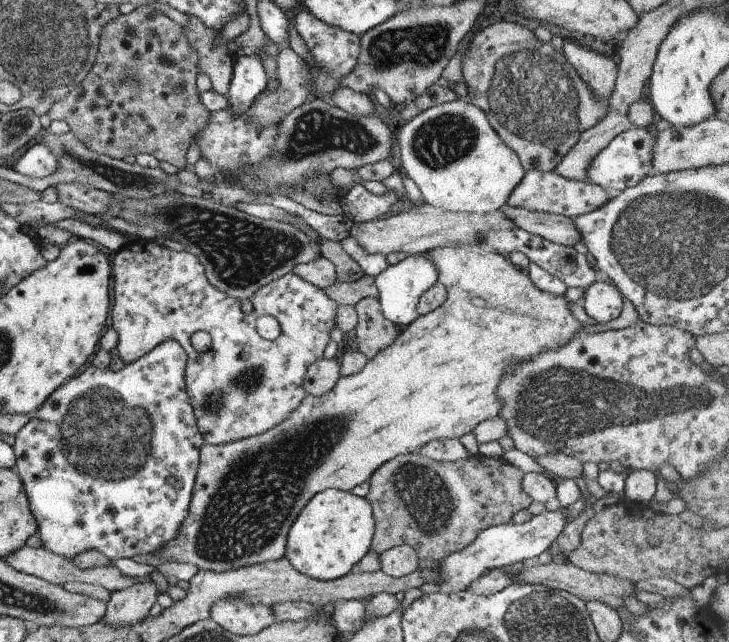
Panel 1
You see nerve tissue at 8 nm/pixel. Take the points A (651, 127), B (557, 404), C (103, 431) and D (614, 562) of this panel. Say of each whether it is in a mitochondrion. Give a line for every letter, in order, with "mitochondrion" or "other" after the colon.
A: other
B: mitochondrion
C: mitochondrion
D: other

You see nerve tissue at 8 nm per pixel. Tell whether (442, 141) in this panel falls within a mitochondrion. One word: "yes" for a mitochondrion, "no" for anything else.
yes

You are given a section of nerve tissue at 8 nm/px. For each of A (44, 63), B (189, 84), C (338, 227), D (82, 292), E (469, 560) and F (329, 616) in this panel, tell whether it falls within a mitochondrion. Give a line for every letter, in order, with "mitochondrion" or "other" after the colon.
A: mitochondrion
B: other
C: other
D: other
E: other
F: other

